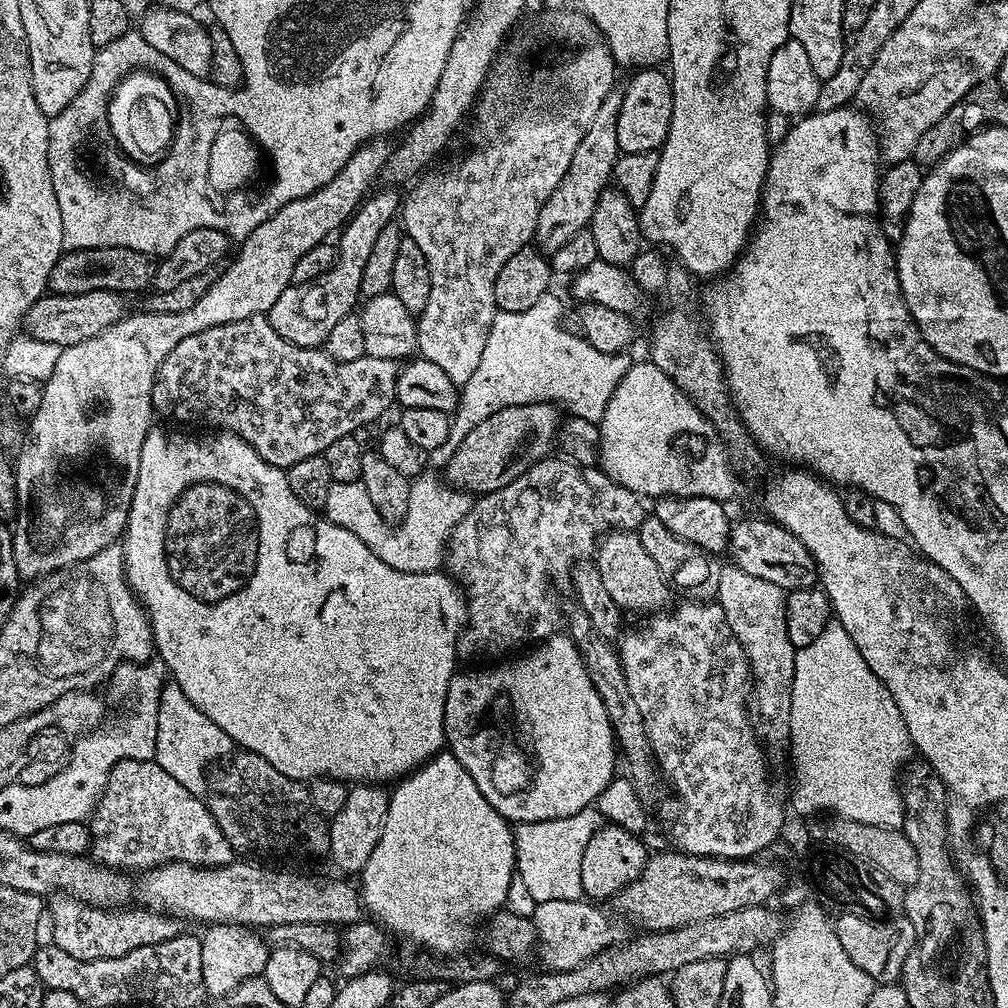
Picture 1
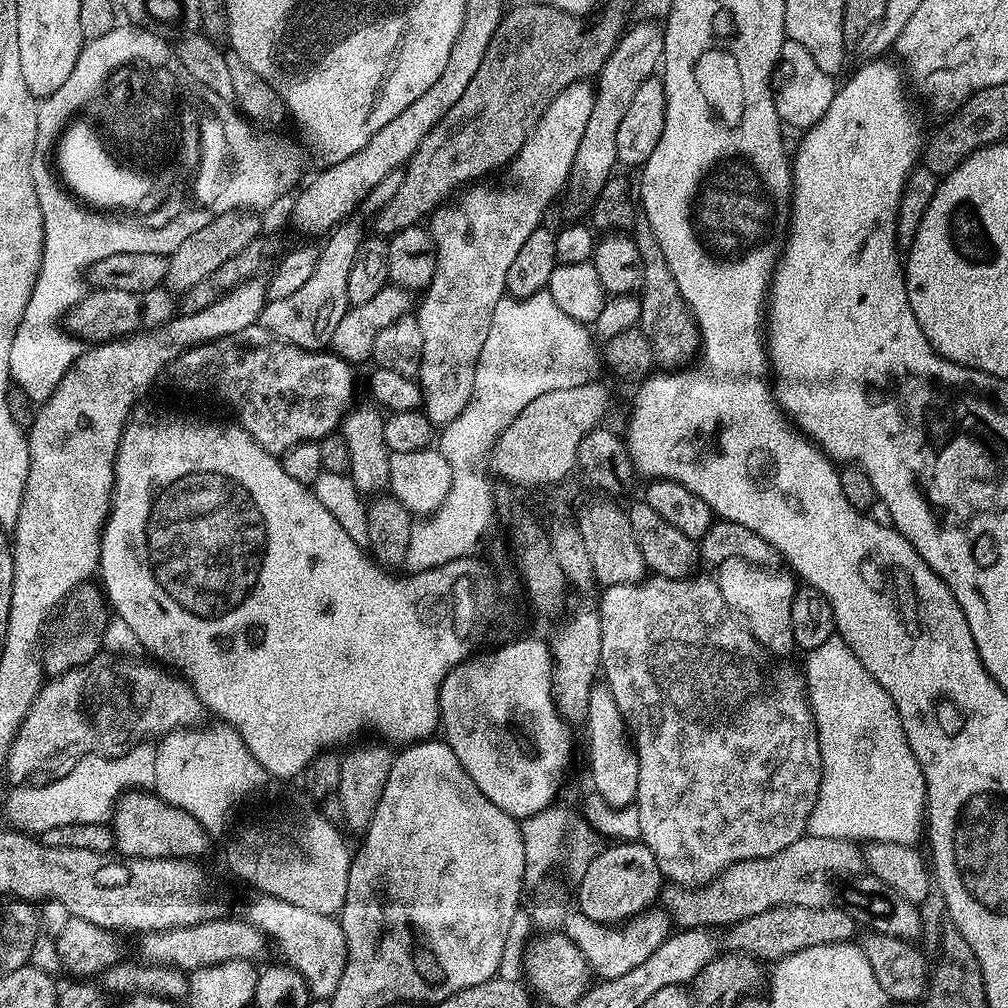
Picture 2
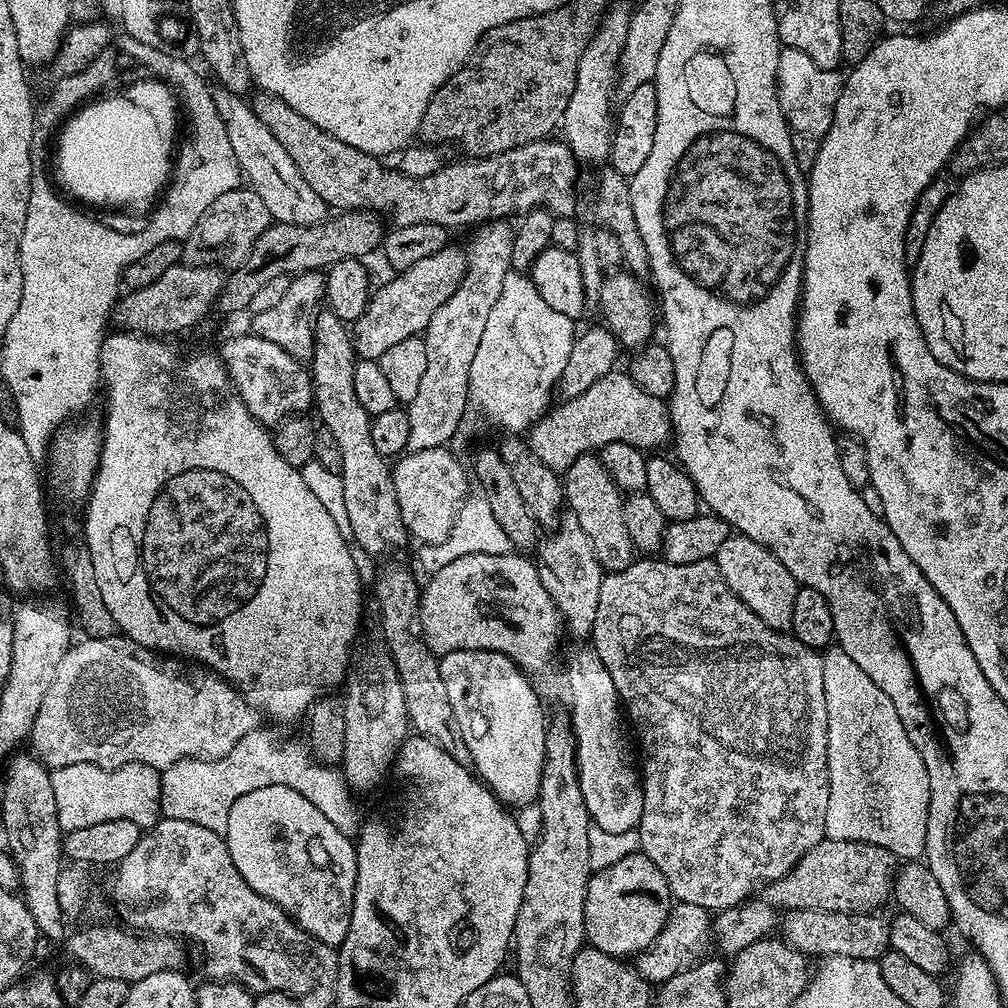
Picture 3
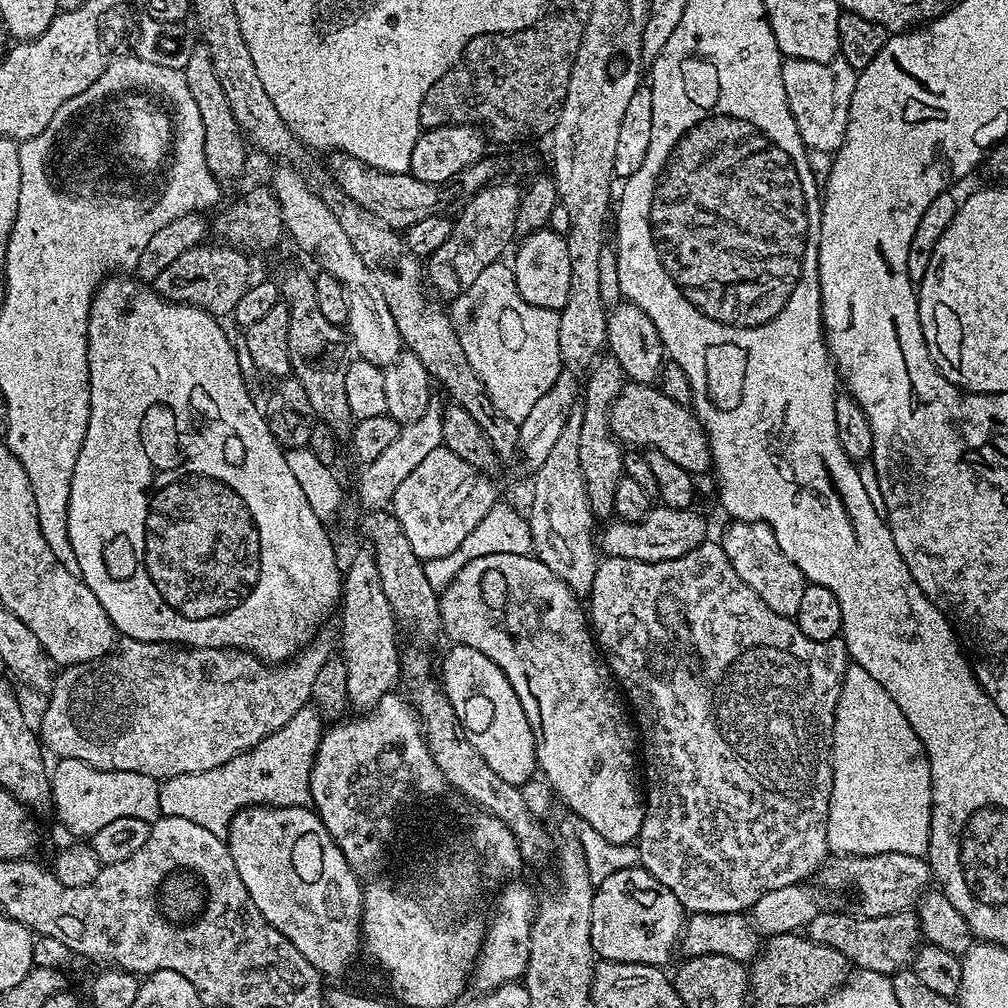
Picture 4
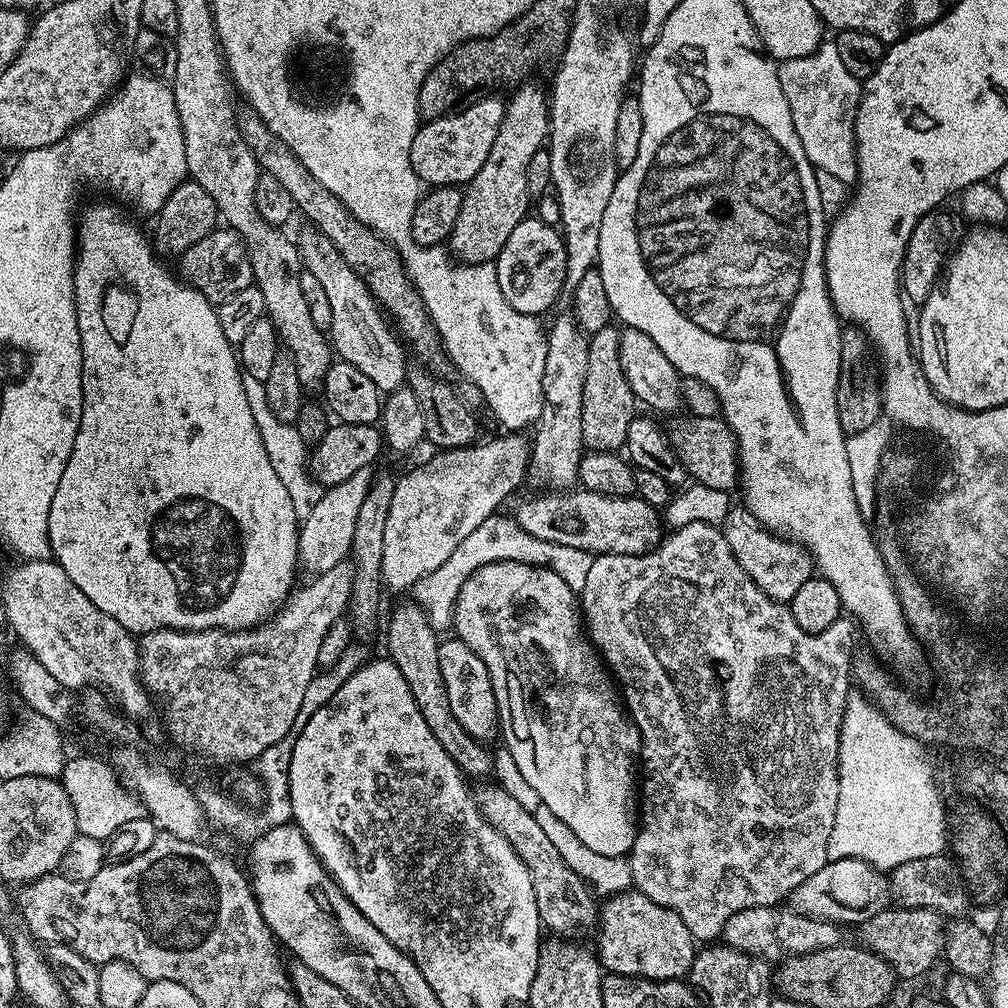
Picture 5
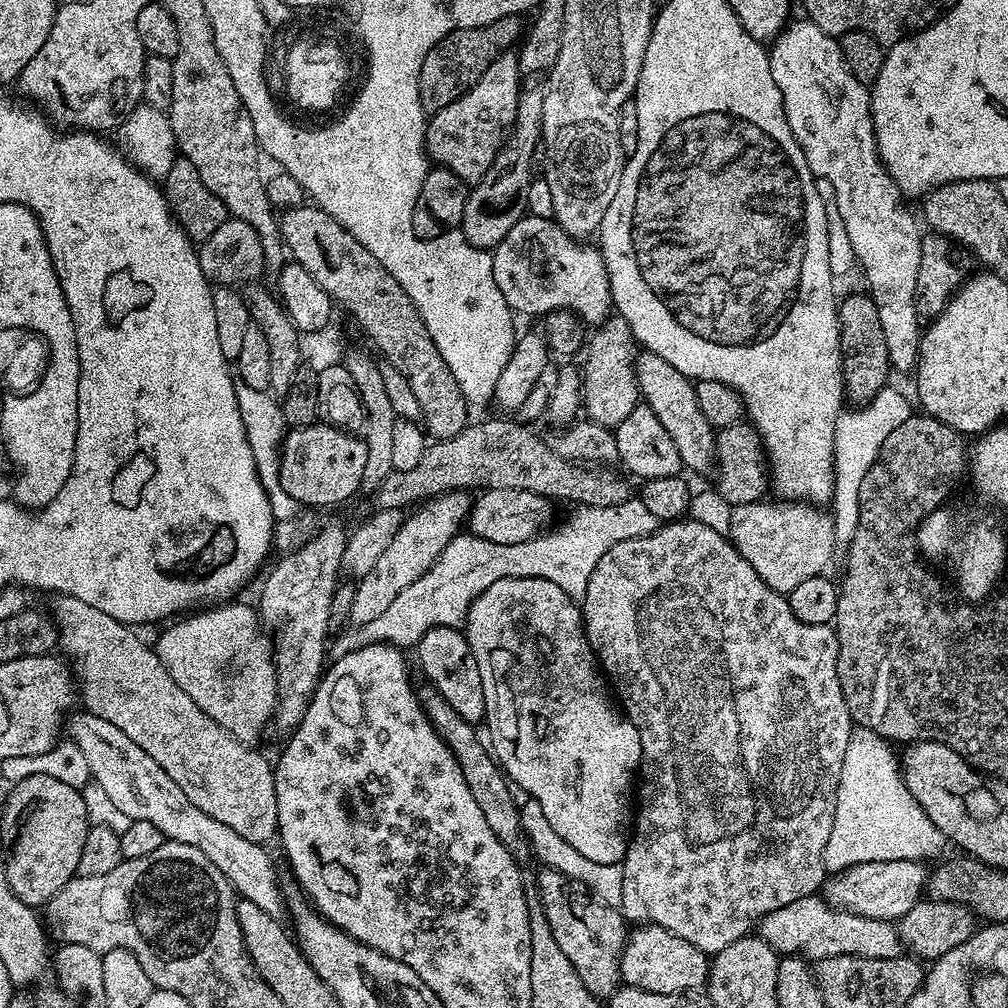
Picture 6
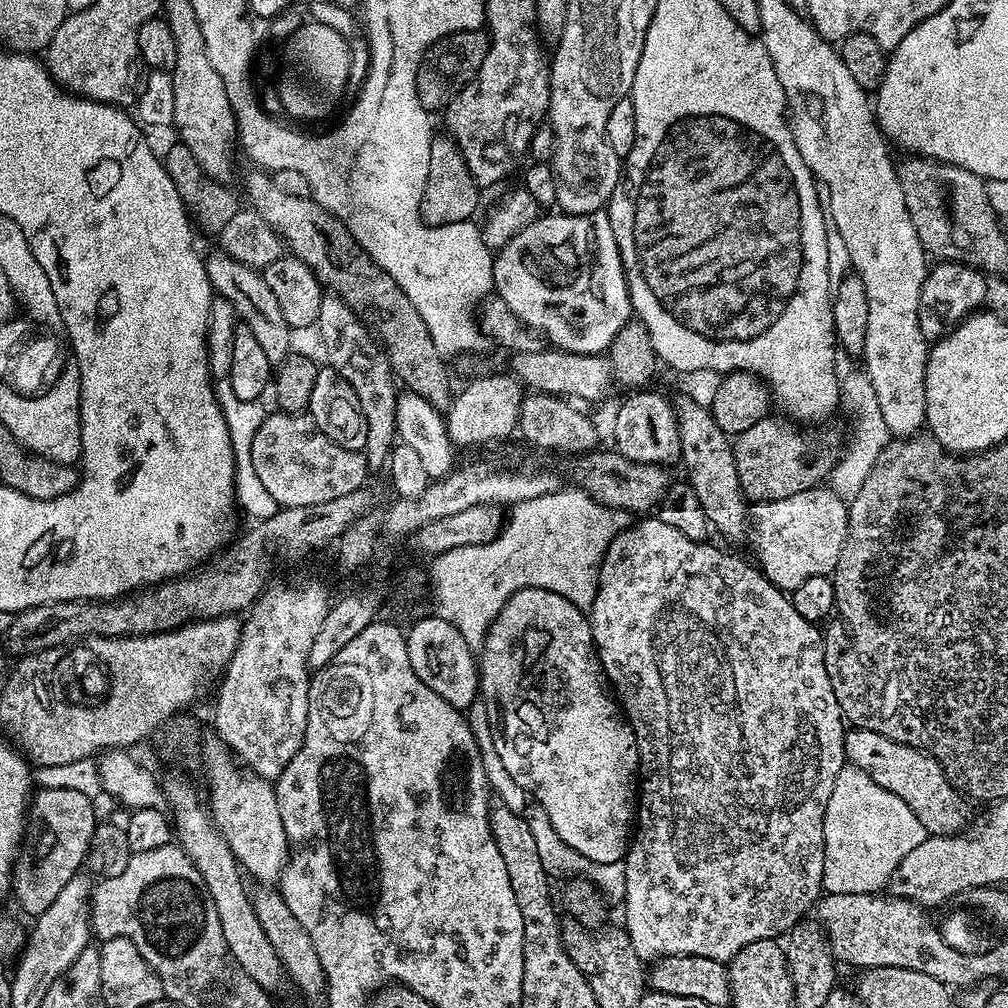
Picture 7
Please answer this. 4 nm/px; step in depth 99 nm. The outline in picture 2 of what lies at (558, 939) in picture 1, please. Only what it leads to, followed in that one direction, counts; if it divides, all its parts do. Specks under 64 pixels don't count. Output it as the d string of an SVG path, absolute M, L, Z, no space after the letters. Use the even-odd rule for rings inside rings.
M649 910L631 916L619 926L613 926L599 924L585 916L573 914L565 919L562 932L582 952L582 958L590 966L593 977L603 981L619 978L629 970L642 966L642 962L646 962L646 958L650 958L650 954L654 954L654 950L658 950L658 946L662 946L662 942L669 936L670 917L663 910Z

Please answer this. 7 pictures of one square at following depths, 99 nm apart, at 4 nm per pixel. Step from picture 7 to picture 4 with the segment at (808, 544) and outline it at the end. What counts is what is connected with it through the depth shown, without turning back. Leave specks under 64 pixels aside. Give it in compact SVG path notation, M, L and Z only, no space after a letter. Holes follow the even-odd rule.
M732 520L729 528L721 536L718 543L722 550L726 550L726 558L730 558L730 566L734 566L738 578L774 610L774 614L795 617L798 605L802 602L802 590L806 583L802 570L778 546L774 534L768 525L762 522L746 522L745 520Z

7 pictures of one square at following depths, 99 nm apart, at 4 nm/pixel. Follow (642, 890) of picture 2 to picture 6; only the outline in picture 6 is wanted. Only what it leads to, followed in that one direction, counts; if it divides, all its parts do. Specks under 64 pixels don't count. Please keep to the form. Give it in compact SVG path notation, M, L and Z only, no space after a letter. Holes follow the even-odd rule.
M642 924L633 927L627 933L624 942L624 953L620 956L620 979L629 988L650 990L650 994L674 994L675 992L691 993L692 988L703 989L708 982L709 953L698 950L698 946L690 946L686 938L678 938L670 930L657 924Z

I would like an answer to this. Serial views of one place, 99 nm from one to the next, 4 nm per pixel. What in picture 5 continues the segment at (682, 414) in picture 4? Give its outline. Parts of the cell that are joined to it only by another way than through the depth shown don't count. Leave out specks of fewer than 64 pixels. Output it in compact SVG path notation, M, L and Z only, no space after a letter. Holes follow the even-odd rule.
M689 415L687 419L670 428L672 448L682 466L695 483L731 493L740 482L740 447L731 426L720 416Z

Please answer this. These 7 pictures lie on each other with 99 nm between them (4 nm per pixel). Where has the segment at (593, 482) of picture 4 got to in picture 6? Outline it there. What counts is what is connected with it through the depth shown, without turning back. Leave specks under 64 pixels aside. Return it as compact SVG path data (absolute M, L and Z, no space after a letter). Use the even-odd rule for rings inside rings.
M612 314L609 320L604 320L596 328L596 333L591 333L586 344L588 357L582 365L583 395L582 408L587 419L595 424L601 424L603 428L615 429L634 410L637 404L641 403L640 387L636 377L636 358L638 355L638 345L634 338L634 330L630 330L630 322L622 318L619 314Z

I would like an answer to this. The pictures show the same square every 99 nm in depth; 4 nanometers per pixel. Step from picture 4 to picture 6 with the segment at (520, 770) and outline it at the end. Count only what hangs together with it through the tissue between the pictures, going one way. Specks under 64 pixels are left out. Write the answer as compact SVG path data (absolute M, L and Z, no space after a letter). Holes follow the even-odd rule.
M431 628L419 644L415 645L415 652L421 666L424 667L427 683L438 689L442 698L446 698L446 702L450 702L450 706L458 710L463 720L467 720L473 726L479 725L479 720L481 723L486 716L482 674L478 674L478 662L474 662L467 635L454 628Z

